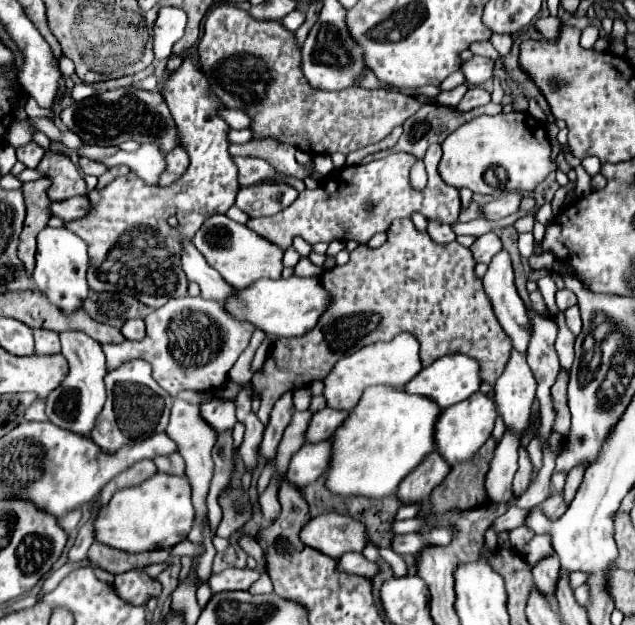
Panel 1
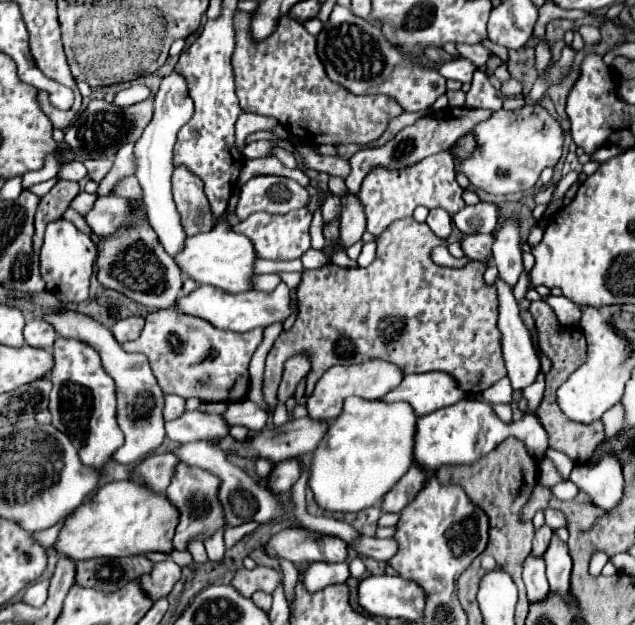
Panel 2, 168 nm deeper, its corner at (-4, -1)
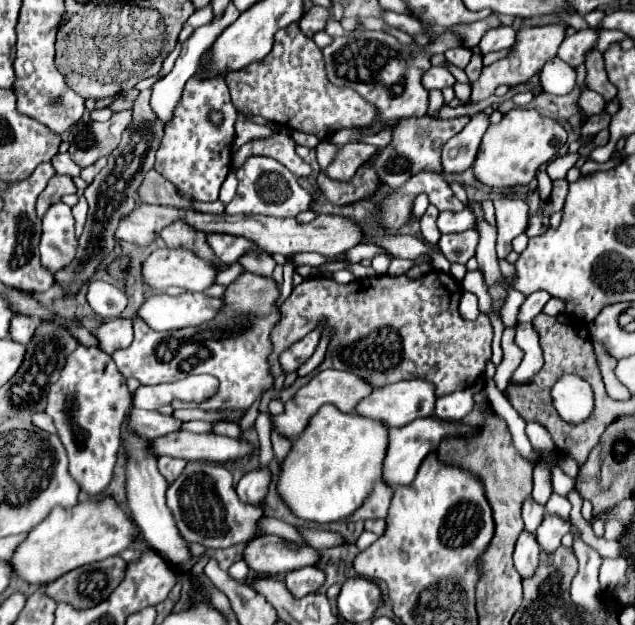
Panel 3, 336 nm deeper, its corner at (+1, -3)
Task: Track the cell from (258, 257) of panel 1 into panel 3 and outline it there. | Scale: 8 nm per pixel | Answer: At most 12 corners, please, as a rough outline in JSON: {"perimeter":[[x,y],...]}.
{"perimeter":[[184,248],[154,250],[142,262],[150,292],[204,292],[216,268]]}

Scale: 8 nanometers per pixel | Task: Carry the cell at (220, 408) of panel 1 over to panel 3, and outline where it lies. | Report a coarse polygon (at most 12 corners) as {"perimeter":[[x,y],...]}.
{"perimeter":[[134,408],[128,428],[154,440],[180,430],[180,420],[156,410]]}

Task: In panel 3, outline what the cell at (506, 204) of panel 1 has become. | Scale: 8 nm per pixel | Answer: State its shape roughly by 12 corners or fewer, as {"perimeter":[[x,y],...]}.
{"perimeter":[[468,208],[440,212],[436,226],[442,234],[460,234],[474,228]]}

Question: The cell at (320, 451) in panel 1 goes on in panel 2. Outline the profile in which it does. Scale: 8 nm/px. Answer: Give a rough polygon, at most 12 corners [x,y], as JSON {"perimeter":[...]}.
{"perimeter":[[287,458],[275,464],[269,488],[287,492],[299,480],[303,462]]}

